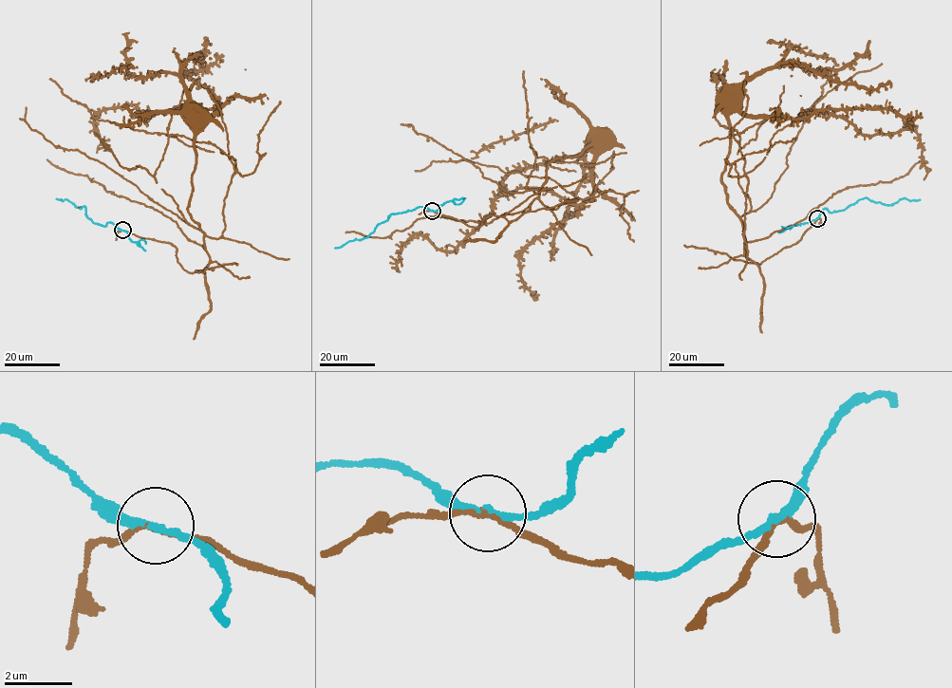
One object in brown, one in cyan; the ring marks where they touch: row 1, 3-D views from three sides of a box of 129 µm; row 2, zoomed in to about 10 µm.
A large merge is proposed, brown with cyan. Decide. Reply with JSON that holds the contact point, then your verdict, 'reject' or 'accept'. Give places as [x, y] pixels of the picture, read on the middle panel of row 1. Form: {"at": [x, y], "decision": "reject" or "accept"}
{"at": [432, 211], "decision": "reject"}

